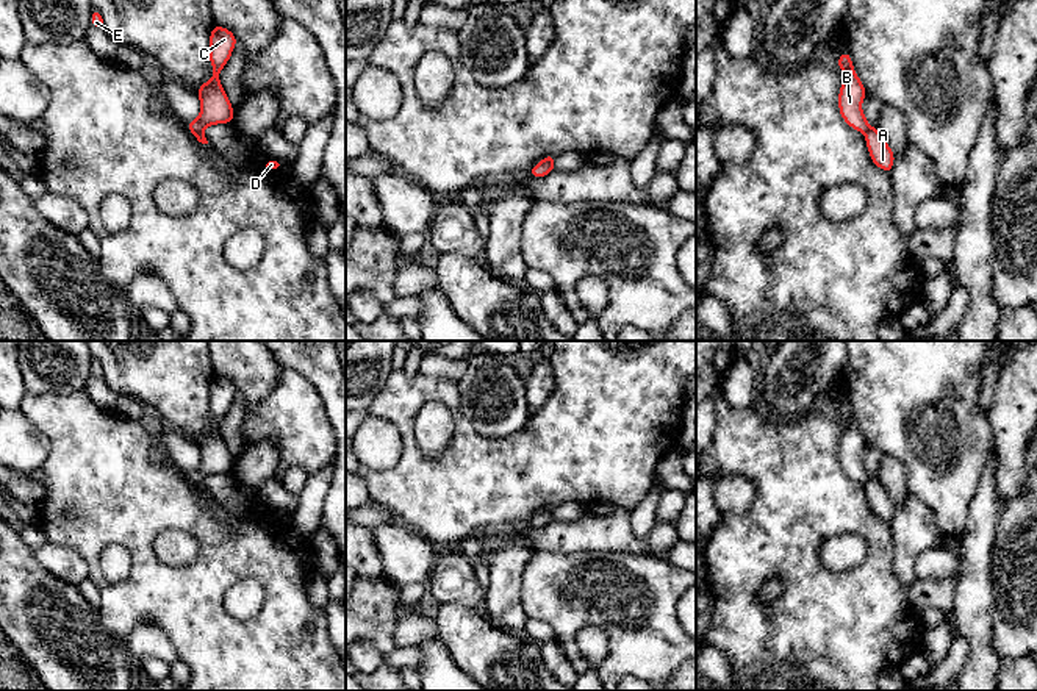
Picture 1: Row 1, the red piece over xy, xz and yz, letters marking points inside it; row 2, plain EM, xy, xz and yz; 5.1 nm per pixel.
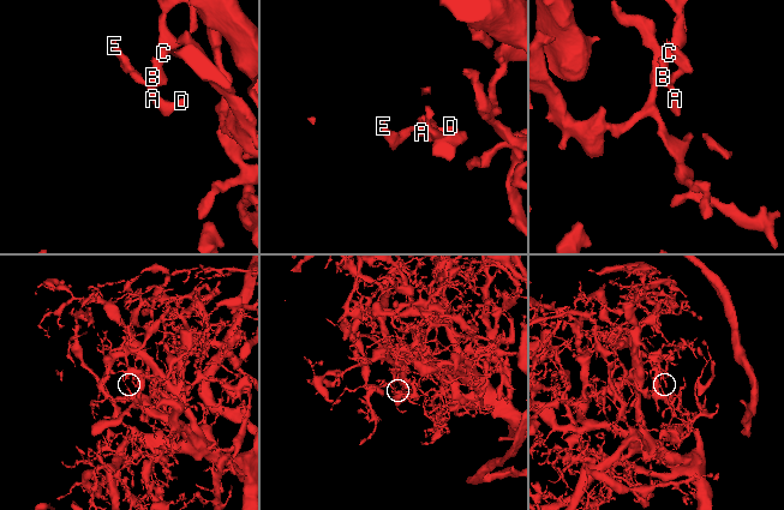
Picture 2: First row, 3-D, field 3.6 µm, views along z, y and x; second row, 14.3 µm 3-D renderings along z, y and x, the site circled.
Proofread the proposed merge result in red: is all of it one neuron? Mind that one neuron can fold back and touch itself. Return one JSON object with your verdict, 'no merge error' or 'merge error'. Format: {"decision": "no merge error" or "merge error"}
{"decision": "merge error"}

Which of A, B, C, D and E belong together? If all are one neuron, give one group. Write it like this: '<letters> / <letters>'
A D E / B C

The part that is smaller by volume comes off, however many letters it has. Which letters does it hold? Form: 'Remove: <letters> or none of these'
Remove: A, D, E

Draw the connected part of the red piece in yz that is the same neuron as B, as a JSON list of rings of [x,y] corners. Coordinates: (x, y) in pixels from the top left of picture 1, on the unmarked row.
[[[841,402],[837,410],[837,416],[843,421],[843,433],[838,442],[838,461],[841,469],[852,480],[867,483],[870,480],[870,474],[862,461],[867,439],[854,421],[851,405],[848,402]]]

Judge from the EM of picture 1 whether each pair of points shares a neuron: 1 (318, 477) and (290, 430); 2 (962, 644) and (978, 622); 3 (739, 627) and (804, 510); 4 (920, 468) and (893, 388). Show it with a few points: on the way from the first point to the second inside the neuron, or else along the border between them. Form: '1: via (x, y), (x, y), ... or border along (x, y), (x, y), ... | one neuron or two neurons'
1: border along (329, 463), (310, 474) | two neurons
2: border along (961, 635), (970, 646), (970, 655), (958, 674) | two neurons
3: via (739, 597), (739, 576), (775, 540) | one neuron
4: via (909, 447), (901, 433), (900, 408) | one neuron

